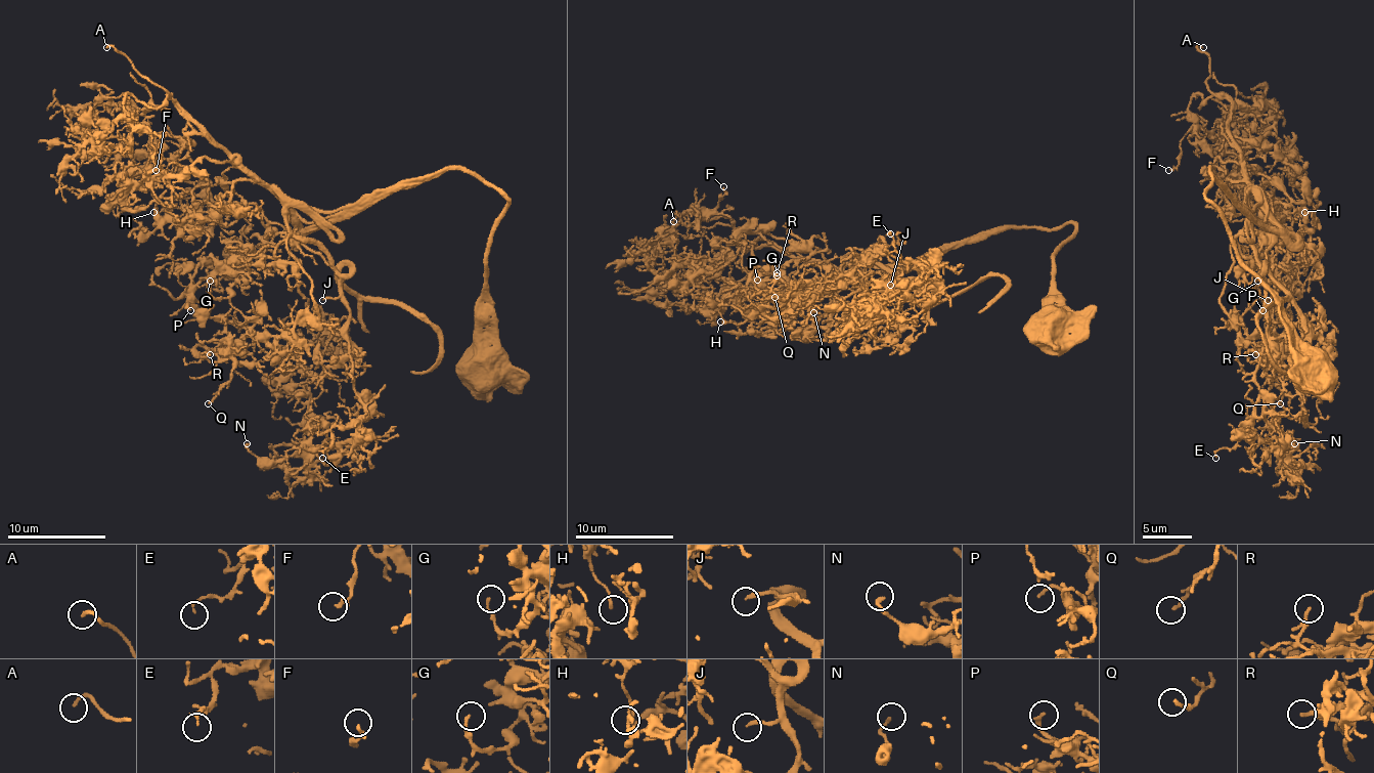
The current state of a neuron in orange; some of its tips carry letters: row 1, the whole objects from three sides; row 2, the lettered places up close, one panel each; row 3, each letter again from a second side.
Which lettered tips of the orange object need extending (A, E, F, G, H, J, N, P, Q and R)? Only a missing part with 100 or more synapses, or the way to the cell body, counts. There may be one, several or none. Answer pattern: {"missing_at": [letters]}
{"missing_at": ["A", "J"]}

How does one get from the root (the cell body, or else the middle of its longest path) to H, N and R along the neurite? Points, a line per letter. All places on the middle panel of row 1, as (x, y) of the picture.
H: (1050, 332), (1072, 223), (978, 233), (900, 267), (804, 262), (757, 241), (755, 267), (711, 307), (720, 321)
N: (1050, 332), (1072, 223), (978, 233), (900, 267), (860, 260), (915, 285), (932, 270), (813, 312)
R: (1050, 332), (1072, 223), (853, 267), (853, 248), (880, 238), (801, 295), (777, 295), (777, 272)

